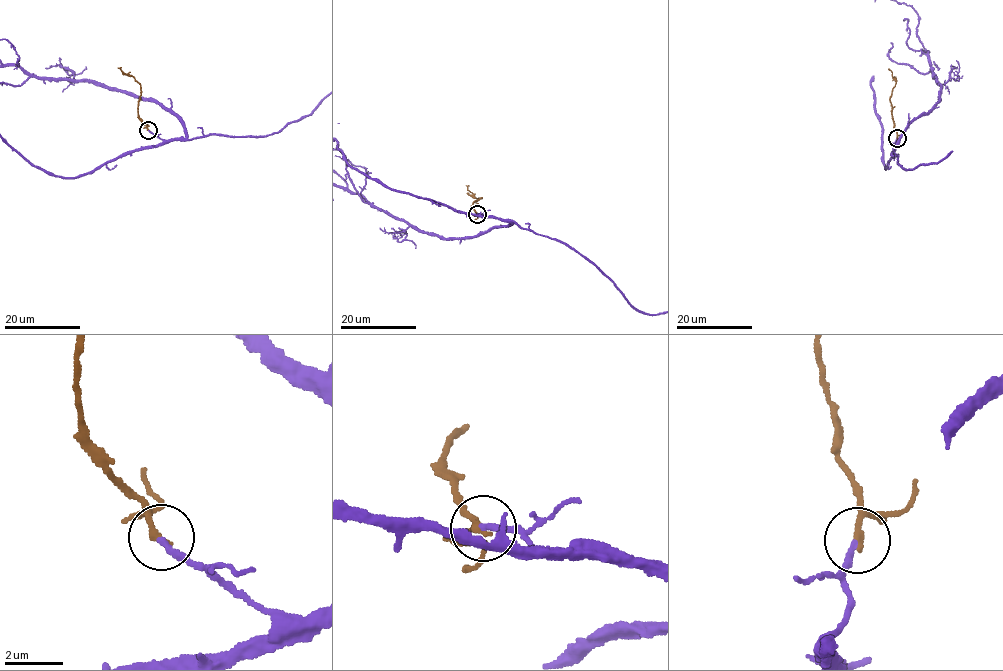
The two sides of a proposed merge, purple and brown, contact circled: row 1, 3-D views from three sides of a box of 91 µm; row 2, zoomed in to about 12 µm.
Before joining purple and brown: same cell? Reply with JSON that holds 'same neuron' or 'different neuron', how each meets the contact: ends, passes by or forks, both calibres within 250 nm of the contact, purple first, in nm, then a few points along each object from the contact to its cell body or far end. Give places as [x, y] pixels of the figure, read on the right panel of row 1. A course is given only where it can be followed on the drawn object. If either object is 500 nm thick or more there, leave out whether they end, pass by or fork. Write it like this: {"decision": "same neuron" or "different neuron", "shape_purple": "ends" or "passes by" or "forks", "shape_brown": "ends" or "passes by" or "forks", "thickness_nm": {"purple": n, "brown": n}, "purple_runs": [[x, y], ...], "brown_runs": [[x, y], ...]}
{"decision": "same neuron", "shape_purple": "ends", "shape_brown": "passes by", "thickness_nm": {"purple": 190, "brown": 180}, "brown_runs": [[897, 138], [890, 100], [896, 82], [889, 68]]}

